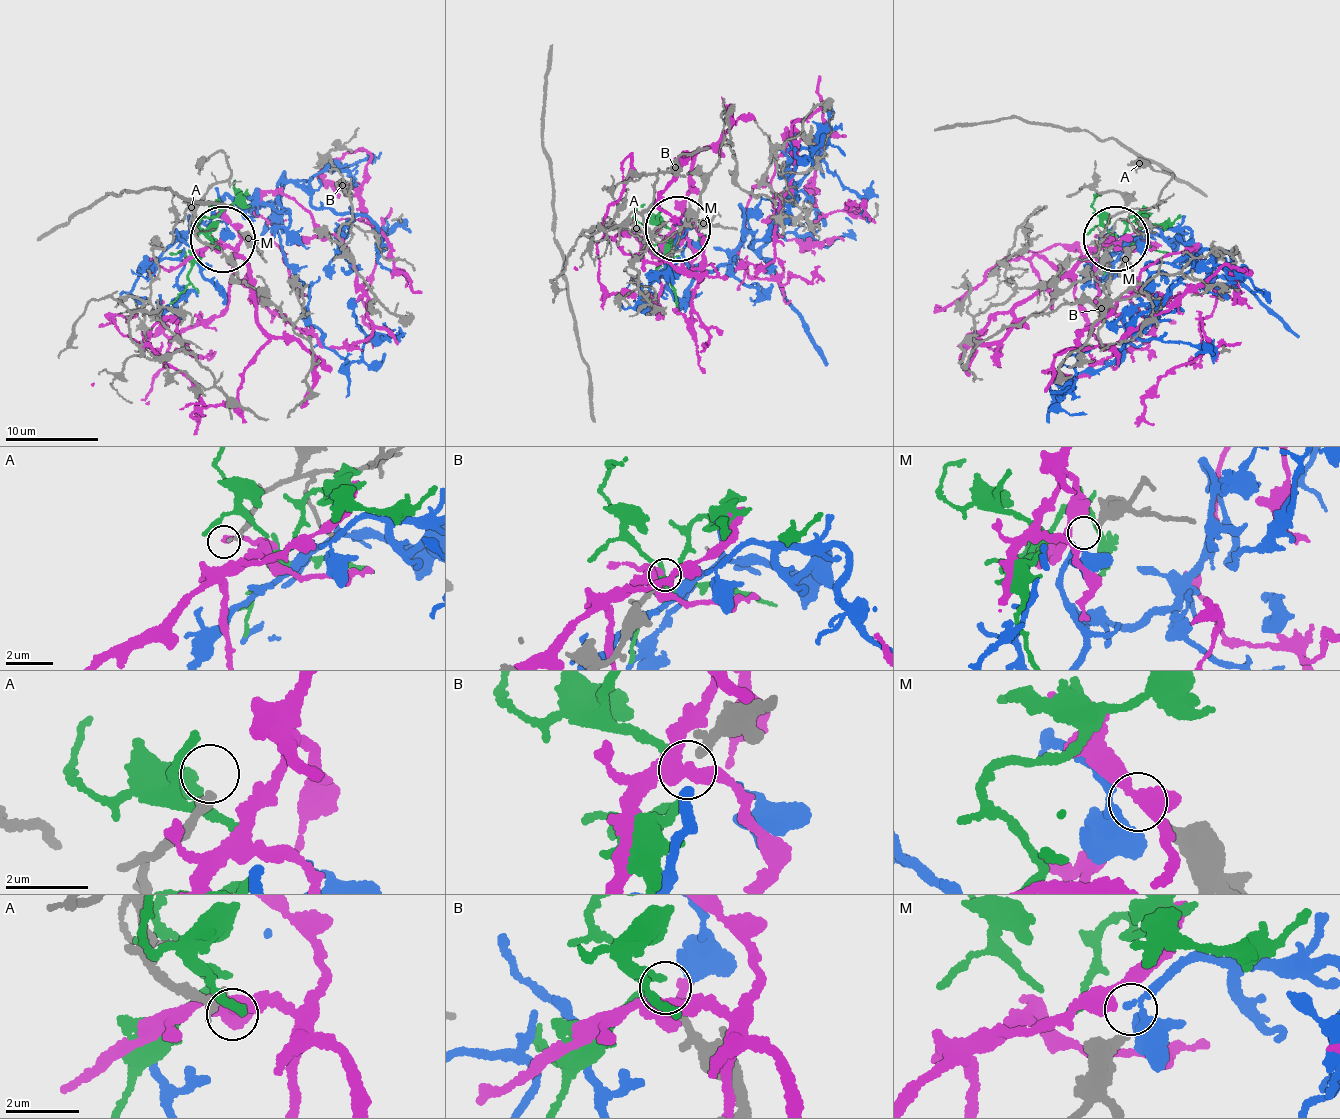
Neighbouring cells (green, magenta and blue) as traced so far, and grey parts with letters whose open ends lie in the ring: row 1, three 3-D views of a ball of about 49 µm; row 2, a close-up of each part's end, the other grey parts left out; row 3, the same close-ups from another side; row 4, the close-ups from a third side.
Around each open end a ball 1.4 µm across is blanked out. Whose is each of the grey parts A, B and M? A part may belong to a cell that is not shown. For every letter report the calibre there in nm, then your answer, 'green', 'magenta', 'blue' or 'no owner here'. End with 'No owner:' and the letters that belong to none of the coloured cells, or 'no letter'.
A: calibre 240 nm; no owner here
B: calibre 200 nm; green
M: calibre 320 nm; blue
No owner: A

